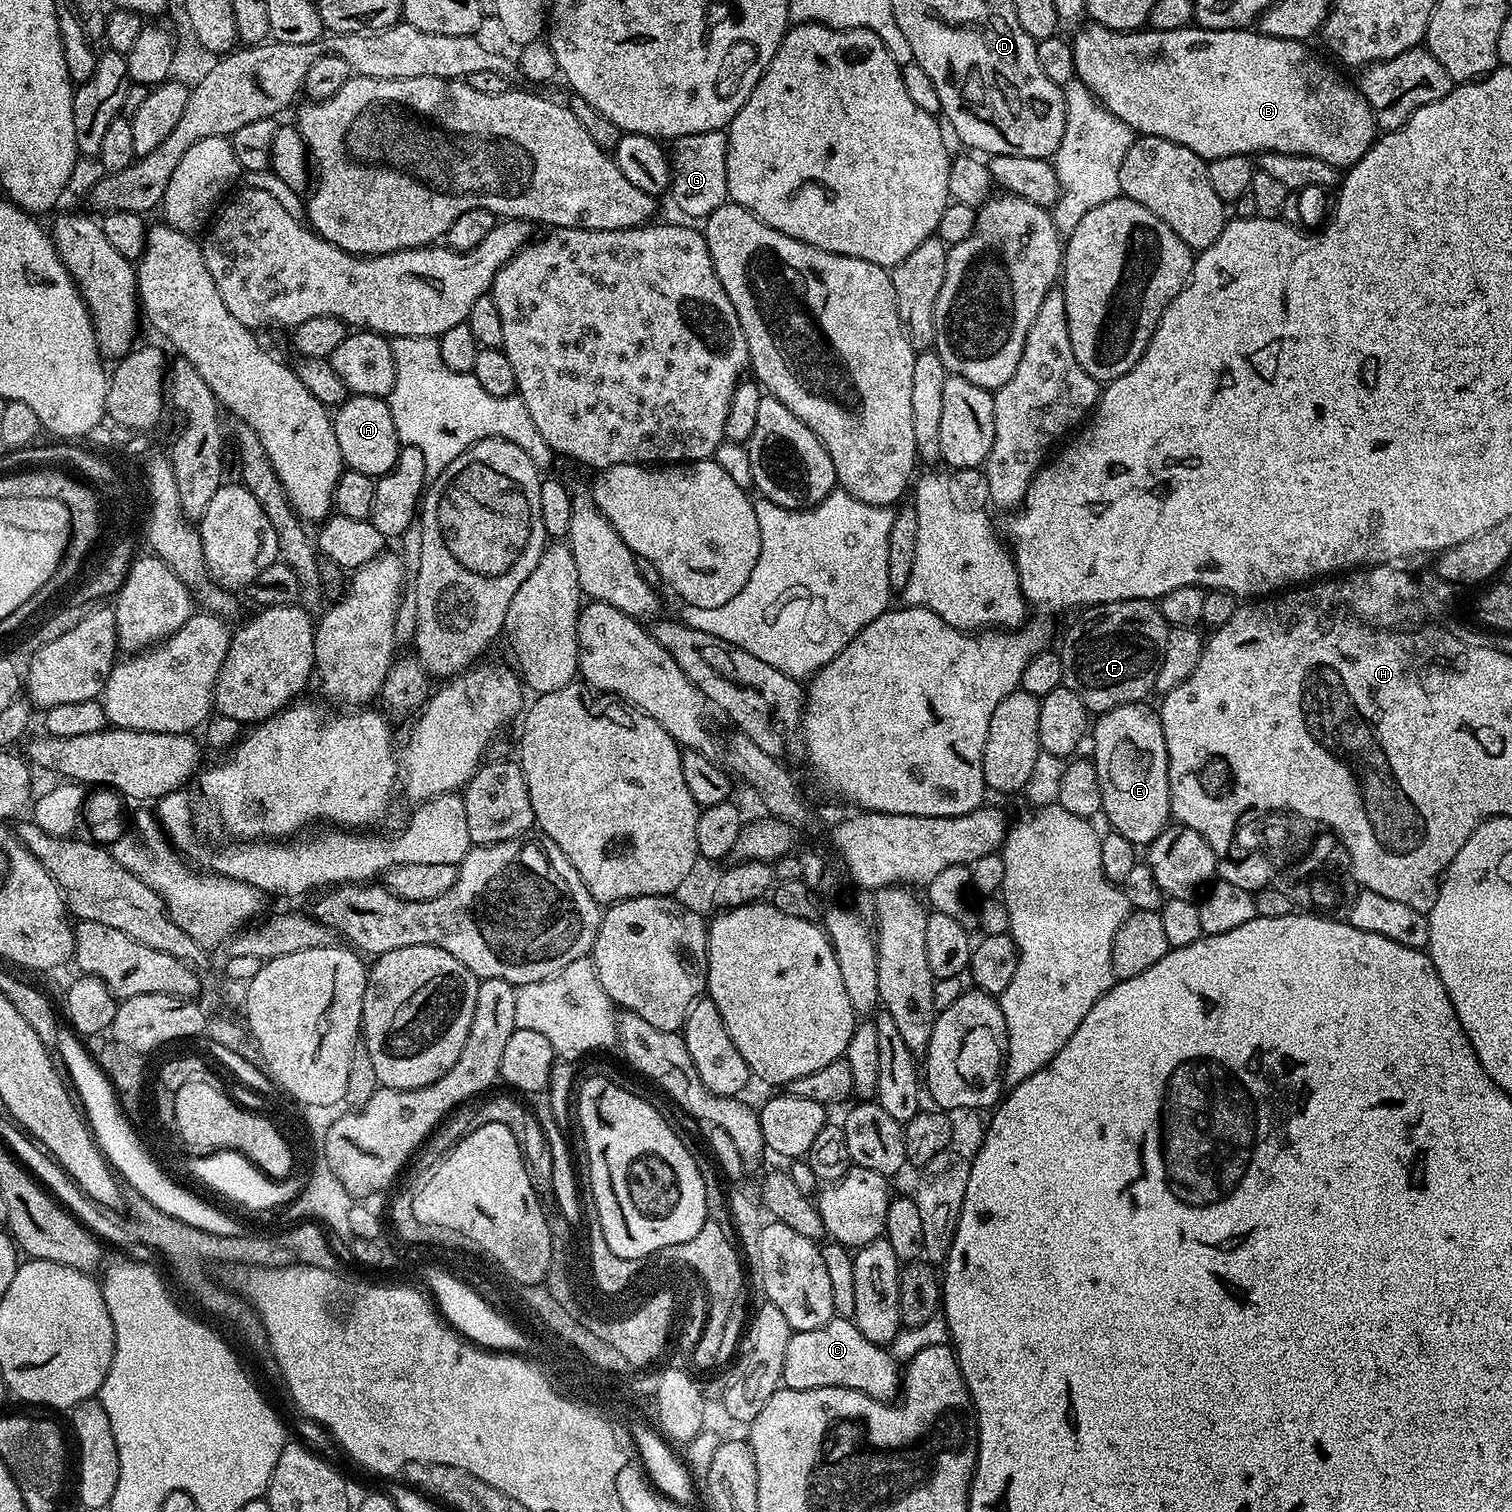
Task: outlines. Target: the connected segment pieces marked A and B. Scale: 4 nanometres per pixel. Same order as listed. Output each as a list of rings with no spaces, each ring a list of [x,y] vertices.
[[[349,395],[344,403],[335,409],[332,425],[338,438],[338,450],[351,471],[379,478],[385,476],[394,466],[402,445],[387,399],[378,396]]]
[[[1088,22],[1088,25],[1076,37],[1071,37],[1070,43],[1074,54],[1076,79],[1083,81],[1100,99],[1101,104],[1105,104],[1118,118],[1122,118],[1122,122],[1130,125],[1133,133],[1178,142],[1182,146],[1186,146],[1186,150],[1194,150],[1194,154],[1198,154],[1206,162],[1214,158],[1226,158],[1230,154],[1243,156],[1261,152],[1281,152],[1282,154],[1322,158],[1322,162],[1330,162],[1330,166],[1347,170],[1353,164],[1357,164],[1362,158],[1362,154],[1366,154],[1366,150],[1370,150],[1370,146],[1378,139],[1376,115],[1368,99],[1360,93],[1359,87],[1355,83],[1347,84],[1330,65],[1323,64],[1308,49],[1307,43],[1298,40],[1274,38],[1259,30],[1210,30],[1199,26],[1189,26],[1182,30],[1166,30],[1165,32],[1151,30],[1116,32],[1113,28]]]

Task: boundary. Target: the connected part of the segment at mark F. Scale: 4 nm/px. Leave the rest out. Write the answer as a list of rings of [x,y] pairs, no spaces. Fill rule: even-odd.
[[[1119,600],[1085,607],[1077,616],[1080,617],[1064,636],[1064,645],[1059,645],[1058,648],[1063,687],[1074,690],[1074,694],[1082,698],[1092,714],[1108,712],[1114,706],[1143,701],[1144,695],[1148,691],[1151,693],[1156,687],[1156,675],[1160,673],[1160,663],[1166,650],[1166,634],[1170,627],[1159,607],[1151,600]]]

